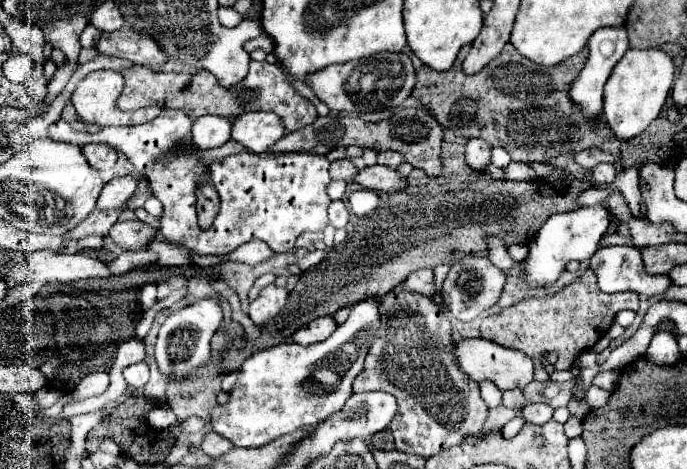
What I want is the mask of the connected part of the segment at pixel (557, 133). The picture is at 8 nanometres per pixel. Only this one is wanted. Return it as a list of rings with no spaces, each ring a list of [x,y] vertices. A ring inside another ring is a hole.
[[[507,43],[497,59],[493,59],[481,73],[469,77],[461,69],[465,57],[463,49],[455,65],[445,73],[423,65],[417,71],[413,97],[455,135],[463,135],[467,139],[479,137],[493,147],[503,147],[509,153],[519,147],[553,147],[577,153],[581,149],[599,147],[611,135],[609,127],[601,121],[587,125],[577,109],[573,121],[575,105],[569,101],[569,85],[583,69],[587,55],[587,49],[583,49],[565,63],[539,67],[527,57],[521,57],[513,45]]]

